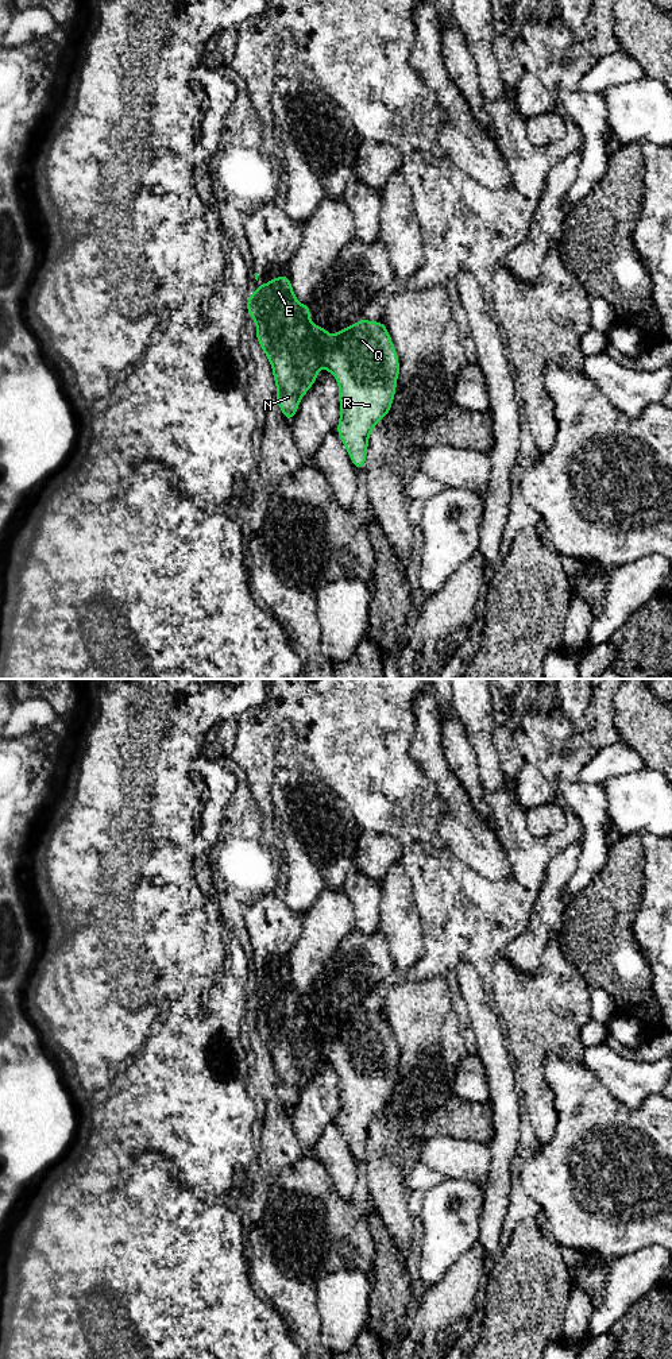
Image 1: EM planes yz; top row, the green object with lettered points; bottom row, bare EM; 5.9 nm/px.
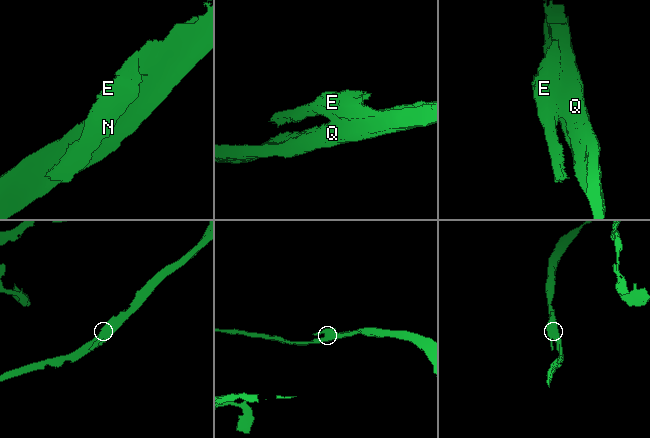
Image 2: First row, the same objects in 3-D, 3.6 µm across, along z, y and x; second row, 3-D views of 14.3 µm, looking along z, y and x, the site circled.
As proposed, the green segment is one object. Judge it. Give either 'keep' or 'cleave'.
cleave

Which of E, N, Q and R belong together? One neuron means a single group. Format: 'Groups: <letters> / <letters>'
Groups: E N / Q R

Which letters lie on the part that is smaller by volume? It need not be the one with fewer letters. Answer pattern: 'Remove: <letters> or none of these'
Remove: E, N

